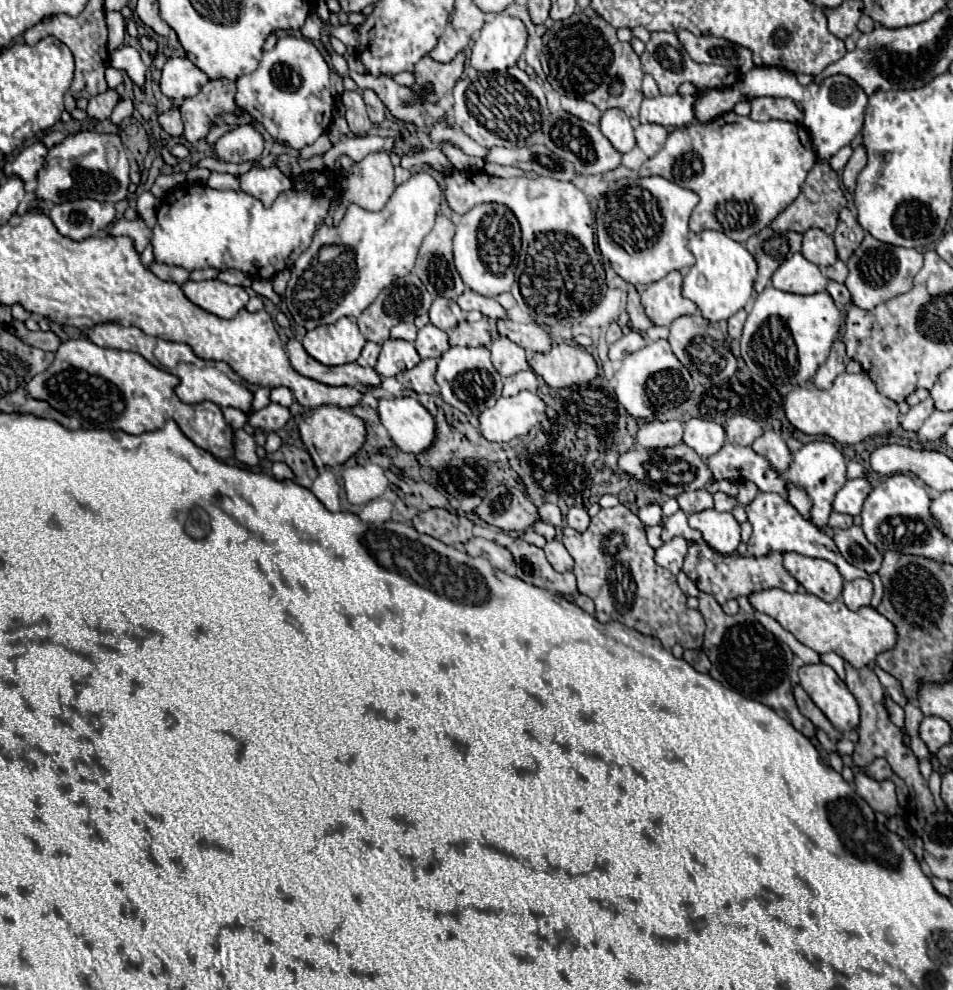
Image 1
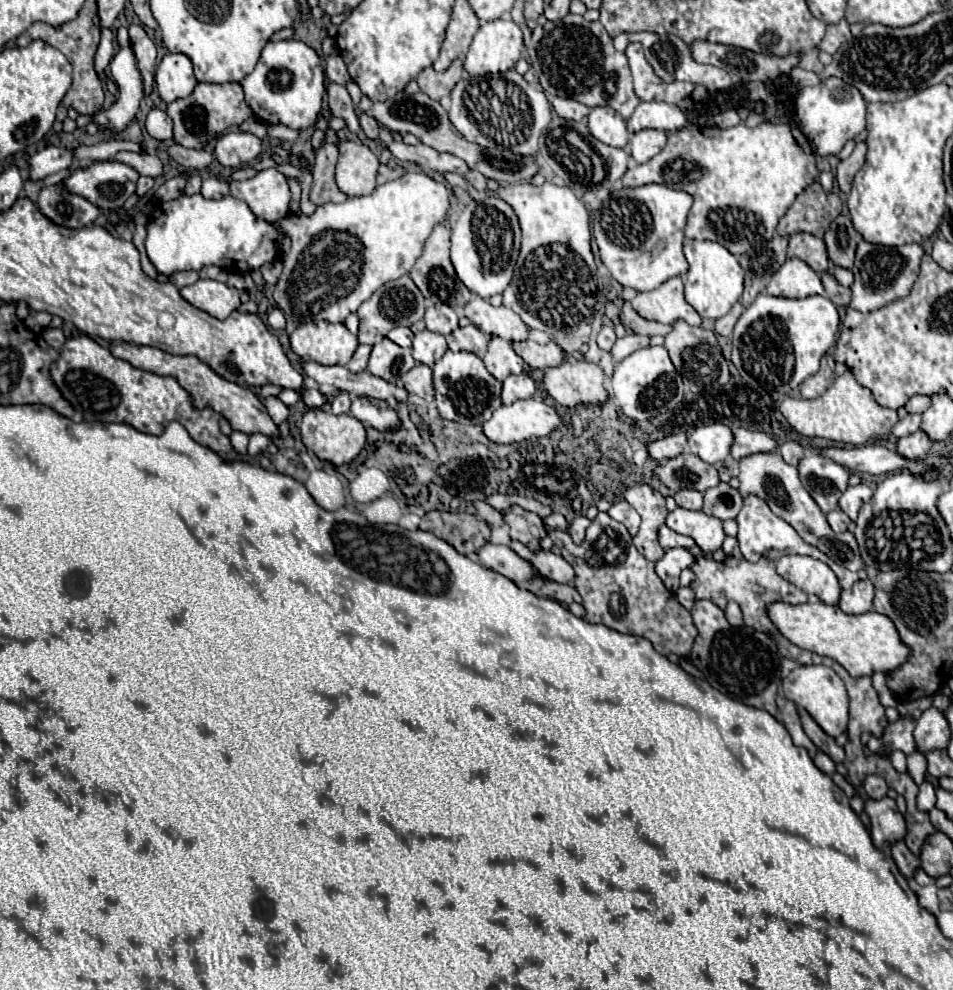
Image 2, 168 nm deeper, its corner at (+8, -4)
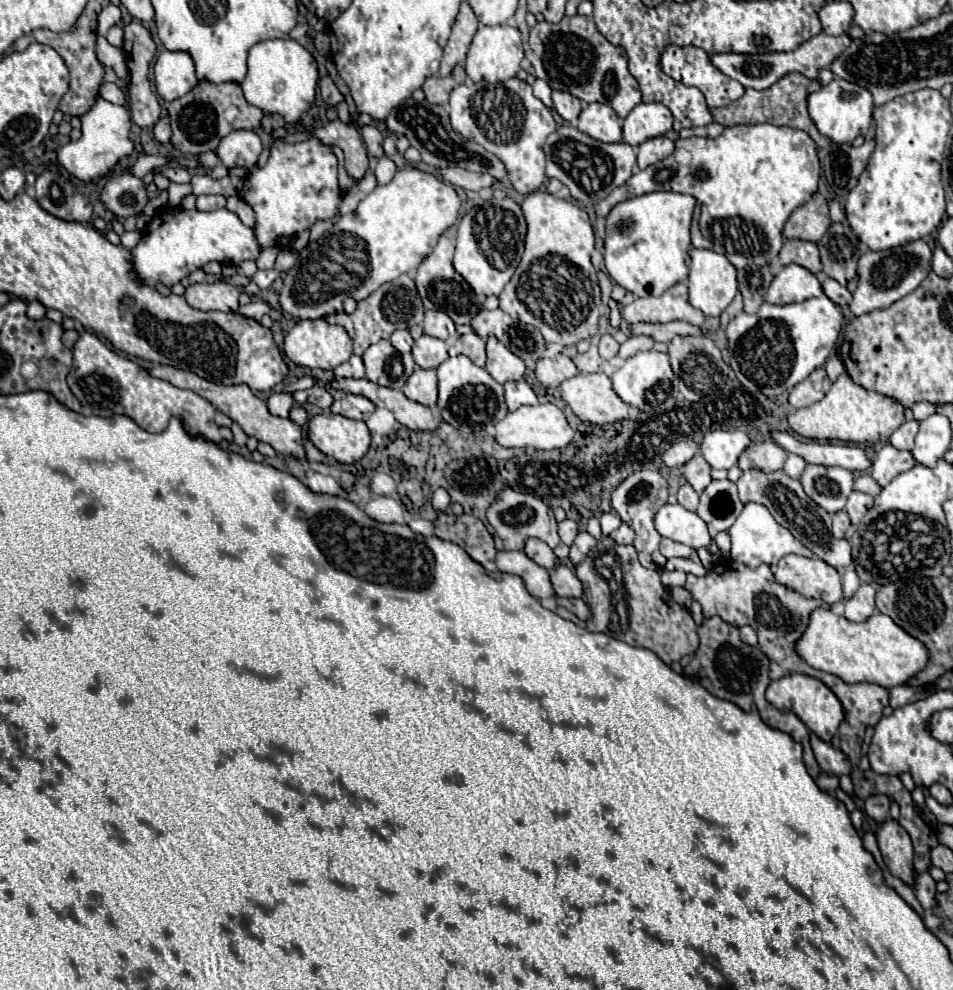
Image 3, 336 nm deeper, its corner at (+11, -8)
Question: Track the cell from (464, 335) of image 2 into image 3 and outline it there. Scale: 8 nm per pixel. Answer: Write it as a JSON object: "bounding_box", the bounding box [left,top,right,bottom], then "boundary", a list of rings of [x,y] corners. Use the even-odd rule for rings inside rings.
{"bounding_box":[455,332,485,366],"boundary":[[[471,332],[467,336],[461,336],[455,342],[455,350],[459,354],[469,356],[477,366],[485,366],[485,342],[475,332]]]}

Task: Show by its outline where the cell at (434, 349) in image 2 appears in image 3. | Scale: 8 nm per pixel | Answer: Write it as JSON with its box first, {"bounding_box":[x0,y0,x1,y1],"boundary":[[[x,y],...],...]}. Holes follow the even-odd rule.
{"bounding_box":[413,334,447,368],"boundary":[[[423,334],[419,340],[415,340],[413,358],[421,368],[437,368],[447,358],[447,350],[447,342]]]}

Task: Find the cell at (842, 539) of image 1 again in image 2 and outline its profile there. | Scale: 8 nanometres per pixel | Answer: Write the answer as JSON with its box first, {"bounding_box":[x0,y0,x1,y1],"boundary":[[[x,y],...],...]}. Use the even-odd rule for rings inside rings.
{"bounding_box":[738,452,864,572],"boundary":[[[774,452],[774,454],[752,454],[740,460],[740,474],[738,474],[740,486],[738,492],[742,494],[742,498],[746,498],[748,494],[756,494],[760,498],[766,500],[766,504],[770,506],[770,510],[780,516],[782,520],[786,520],[800,536],[804,542],[816,546],[818,550],[822,550],[830,560],[834,560],[836,564],[858,572],[864,568],[856,538],[852,532],[844,532],[844,534],[836,534],[832,532],[830,524],[826,522],[826,516],[818,510],[816,502],[812,500],[812,496],[804,490],[804,486],[800,484],[798,478],[798,470],[796,466],[790,466],[784,462],[784,458]]]}

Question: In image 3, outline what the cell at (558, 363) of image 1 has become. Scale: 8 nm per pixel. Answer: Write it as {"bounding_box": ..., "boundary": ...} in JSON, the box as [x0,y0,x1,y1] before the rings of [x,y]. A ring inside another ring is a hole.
{"bounding_box":[561,374,629,424],"boundary":[[[585,374],[569,378],[561,384],[561,398],[583,420],[593,424],[613,424],[629,418],[627,406],[613,390],[611,380],[599,374]]]}

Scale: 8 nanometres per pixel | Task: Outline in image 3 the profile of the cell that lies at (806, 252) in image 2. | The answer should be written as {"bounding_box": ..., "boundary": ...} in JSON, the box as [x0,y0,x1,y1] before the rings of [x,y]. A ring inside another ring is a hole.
{"bounding_box":[779,240,821,274],"boundary":[[[787,240],[779,252],[779,260],[783,266],[795,262],[813,274],[821,274],[821,260],[817,244],[803,242],[803,240]]]}

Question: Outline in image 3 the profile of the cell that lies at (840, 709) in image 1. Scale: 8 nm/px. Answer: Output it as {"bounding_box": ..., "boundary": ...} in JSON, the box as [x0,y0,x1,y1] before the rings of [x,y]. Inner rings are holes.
{"bounding_box":[767,674,843,742],"boundary":[[[791,674],[791,676],[783,676],[775,682],[771,682],[769,688],[767,688],[767,700],[777,710],[797,714],[801,718],[801,722],[813,734],[817,734],[823,742],[831,742],[831,738],[835,736],[835,732],[837,732],[837,728],[843,720],[843,708],[841,708],[841,702],[837,700],[837,696],[821,680],[815,680],[811,676]]]}

